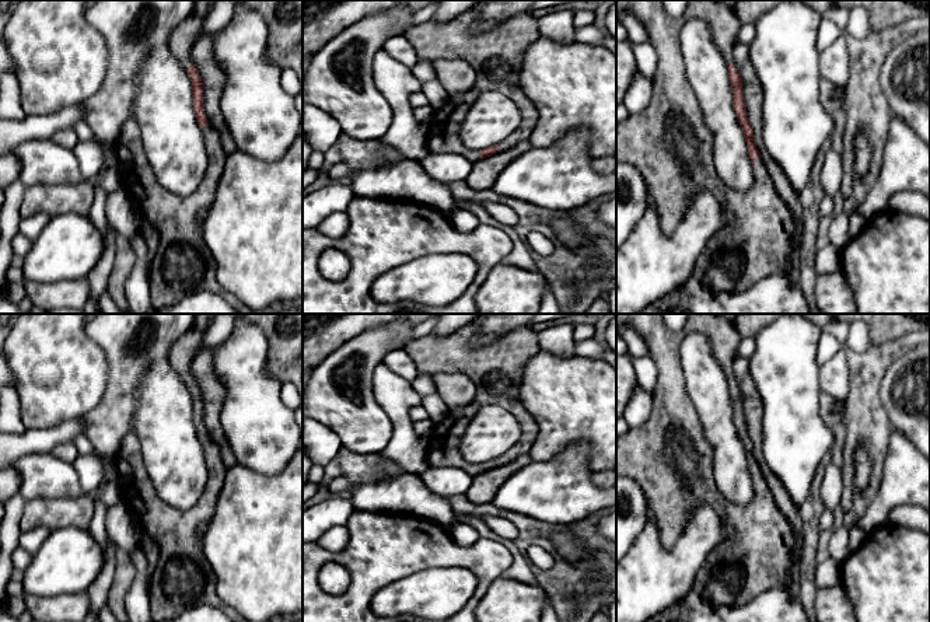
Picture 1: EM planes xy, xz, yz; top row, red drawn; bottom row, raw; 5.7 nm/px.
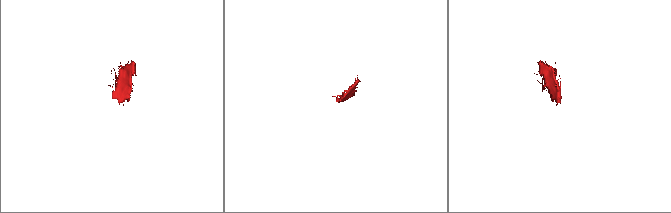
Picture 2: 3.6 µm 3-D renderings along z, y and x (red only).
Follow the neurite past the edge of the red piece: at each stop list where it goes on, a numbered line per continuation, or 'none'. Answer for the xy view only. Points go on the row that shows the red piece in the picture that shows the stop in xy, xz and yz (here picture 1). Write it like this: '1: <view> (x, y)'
1: xy (182, 265)

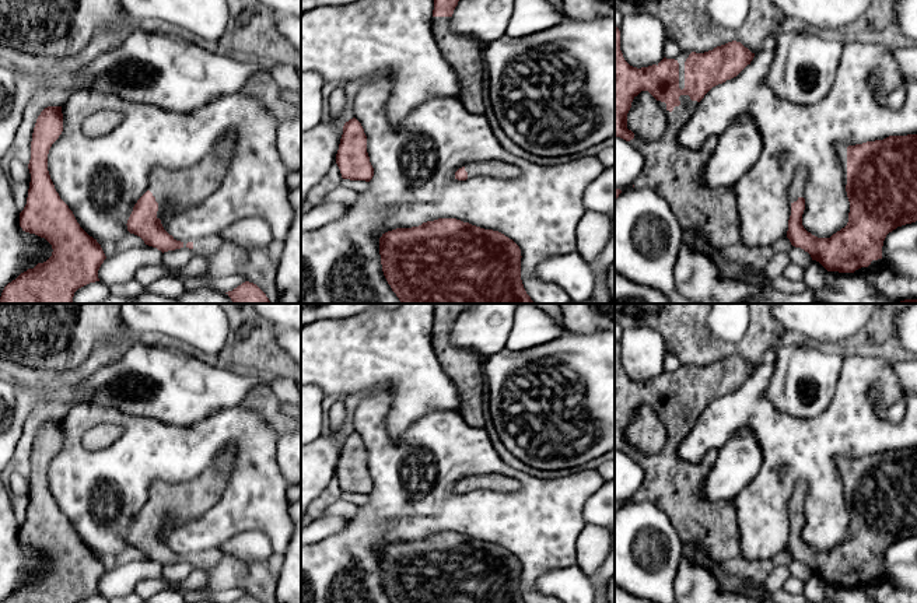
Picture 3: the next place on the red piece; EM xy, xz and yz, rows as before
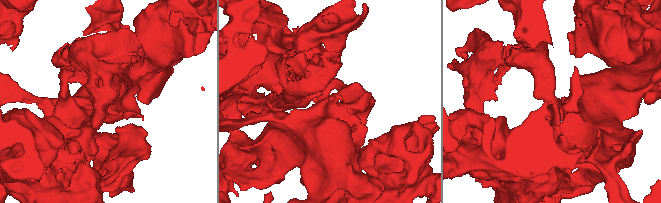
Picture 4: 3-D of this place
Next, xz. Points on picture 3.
1: xz (465, 55)
2: xz (500, 169)

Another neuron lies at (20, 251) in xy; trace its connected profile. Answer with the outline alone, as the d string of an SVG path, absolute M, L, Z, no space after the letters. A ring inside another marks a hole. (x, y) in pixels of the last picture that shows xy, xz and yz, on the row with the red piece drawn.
M0 164L0 297L4 287L21 273L52 256L52 245L20 227L8 172Z

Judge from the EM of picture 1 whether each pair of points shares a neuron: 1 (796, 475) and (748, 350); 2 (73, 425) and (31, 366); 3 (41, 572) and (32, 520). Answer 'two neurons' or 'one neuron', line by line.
1: two neurons
2: two neurons
3: two neurons

